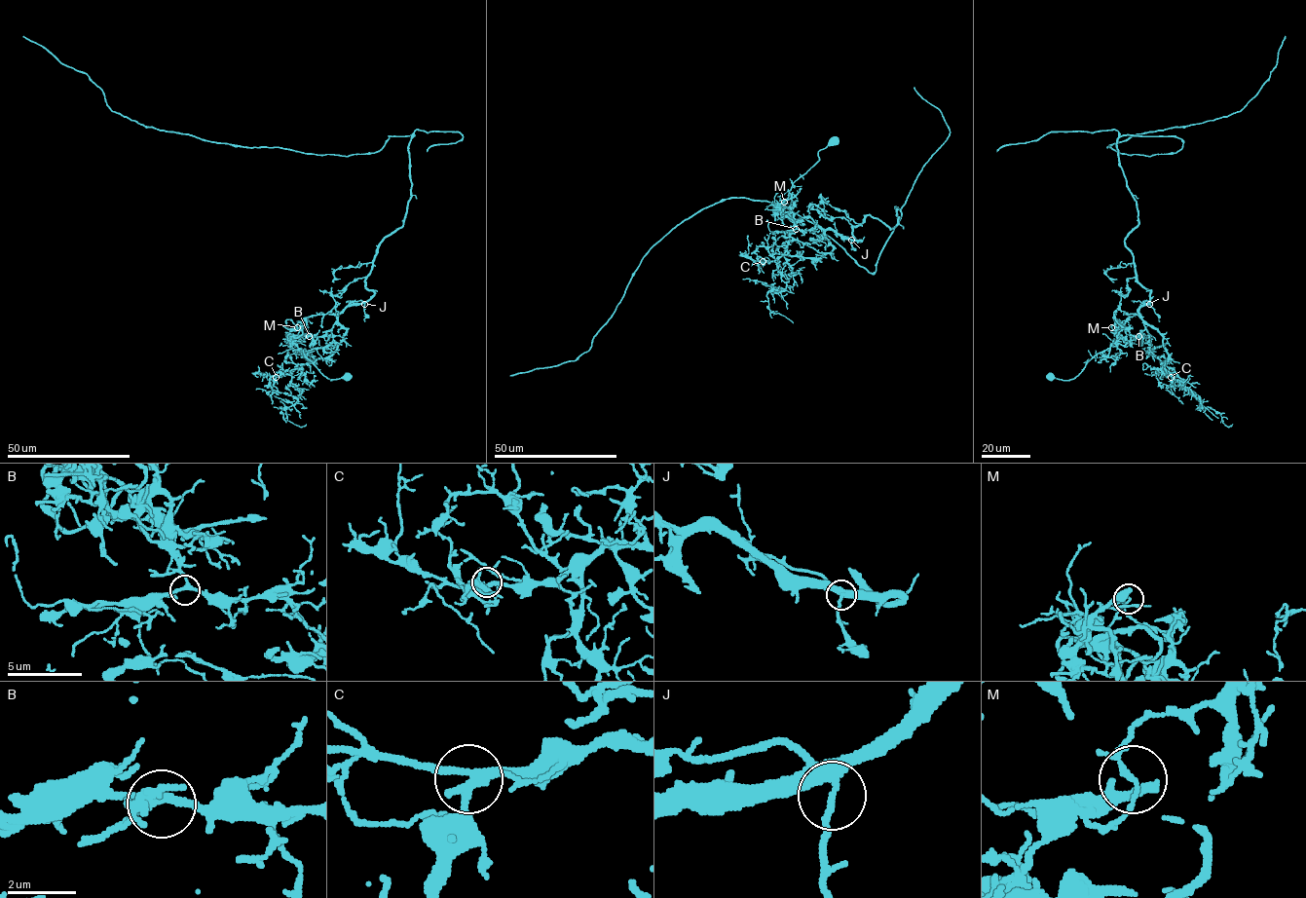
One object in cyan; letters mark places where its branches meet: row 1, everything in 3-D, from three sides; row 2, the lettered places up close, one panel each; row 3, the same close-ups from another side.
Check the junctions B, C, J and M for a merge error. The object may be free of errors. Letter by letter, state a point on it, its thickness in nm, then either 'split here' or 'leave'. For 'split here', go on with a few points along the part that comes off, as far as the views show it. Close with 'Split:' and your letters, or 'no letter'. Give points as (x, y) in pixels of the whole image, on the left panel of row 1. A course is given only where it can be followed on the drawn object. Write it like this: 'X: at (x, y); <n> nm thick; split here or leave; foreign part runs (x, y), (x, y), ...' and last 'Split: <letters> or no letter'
B: at (309, 336); 190 nm thick; leave
C: at (276, 377); 240 nm thick; leave
J: at (364, 304); 240 nm thick; leave
M: at (297, 327); 110 nm thick; split here; foreign part runs (297, 326), (303, 321), (300, 335), (290, 337), (289, 341), (323, 375), (332, 380), (352, 376)
Split: M

